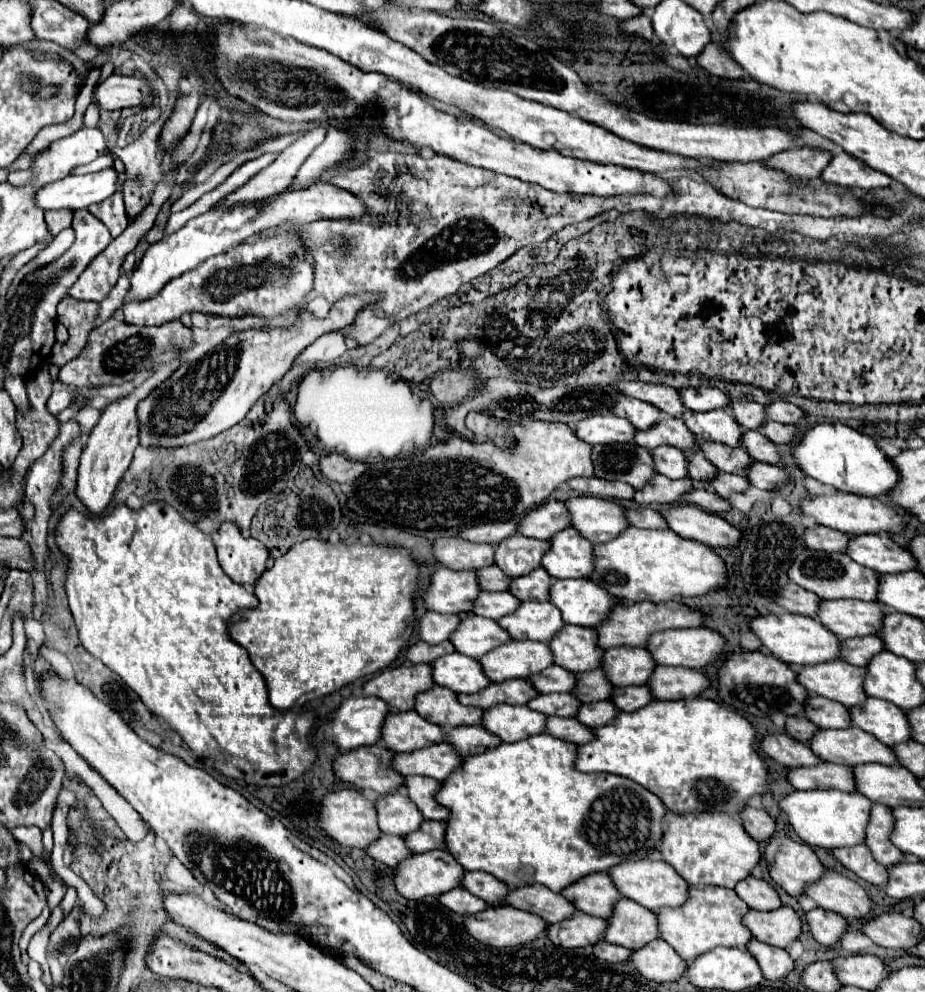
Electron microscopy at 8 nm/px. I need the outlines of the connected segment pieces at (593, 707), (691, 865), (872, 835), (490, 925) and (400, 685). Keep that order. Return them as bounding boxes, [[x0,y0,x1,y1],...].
[[575,701,617,727],[659,809,761,887],[865,805,903,867],[463,905,545,947],[363,663,431,711]]

